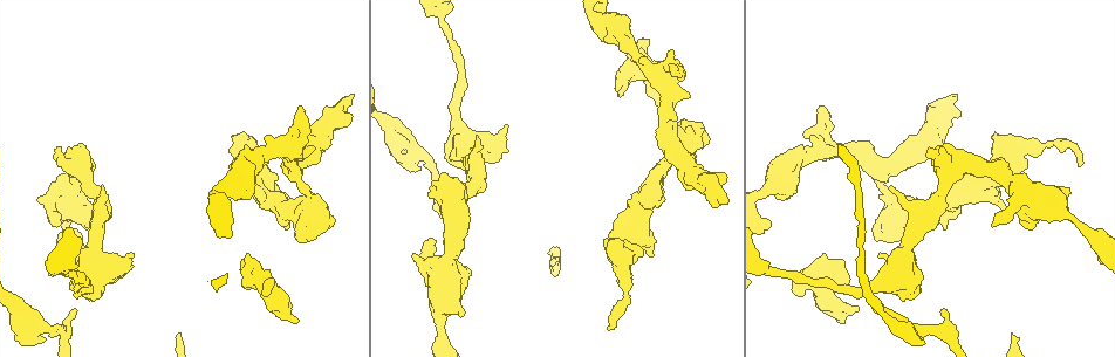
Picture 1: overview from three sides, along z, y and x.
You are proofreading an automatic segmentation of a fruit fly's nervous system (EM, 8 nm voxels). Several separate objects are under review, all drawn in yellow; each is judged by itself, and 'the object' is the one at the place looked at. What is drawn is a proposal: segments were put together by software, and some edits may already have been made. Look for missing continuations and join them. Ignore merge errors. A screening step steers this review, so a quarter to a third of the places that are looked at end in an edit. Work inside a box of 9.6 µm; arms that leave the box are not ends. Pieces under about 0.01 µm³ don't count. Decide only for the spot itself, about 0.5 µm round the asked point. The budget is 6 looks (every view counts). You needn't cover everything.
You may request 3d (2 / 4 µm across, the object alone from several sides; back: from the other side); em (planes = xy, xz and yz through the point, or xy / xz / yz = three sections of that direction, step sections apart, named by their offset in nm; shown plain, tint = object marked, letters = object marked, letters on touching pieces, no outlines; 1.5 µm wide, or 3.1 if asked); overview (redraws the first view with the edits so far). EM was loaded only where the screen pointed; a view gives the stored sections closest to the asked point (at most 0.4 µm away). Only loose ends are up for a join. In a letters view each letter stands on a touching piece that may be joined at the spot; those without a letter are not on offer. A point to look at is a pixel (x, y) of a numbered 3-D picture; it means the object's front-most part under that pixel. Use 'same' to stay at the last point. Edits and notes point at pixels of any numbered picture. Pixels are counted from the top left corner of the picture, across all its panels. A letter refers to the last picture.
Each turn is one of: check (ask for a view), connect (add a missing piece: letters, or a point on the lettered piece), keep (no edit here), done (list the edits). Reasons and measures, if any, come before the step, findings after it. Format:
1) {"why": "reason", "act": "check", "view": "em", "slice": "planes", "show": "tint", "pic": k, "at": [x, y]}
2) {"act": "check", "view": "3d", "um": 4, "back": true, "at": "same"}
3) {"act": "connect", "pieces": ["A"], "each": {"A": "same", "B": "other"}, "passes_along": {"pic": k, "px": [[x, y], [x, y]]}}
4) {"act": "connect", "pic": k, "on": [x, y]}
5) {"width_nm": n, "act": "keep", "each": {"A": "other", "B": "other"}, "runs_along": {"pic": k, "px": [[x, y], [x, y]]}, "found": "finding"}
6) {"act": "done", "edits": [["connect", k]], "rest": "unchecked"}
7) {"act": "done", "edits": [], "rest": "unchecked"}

{"why": "free end", "act": "check", "view": "em", "slice": "planes", "show": "letters", "pic": 1, "at": [298, 319]}

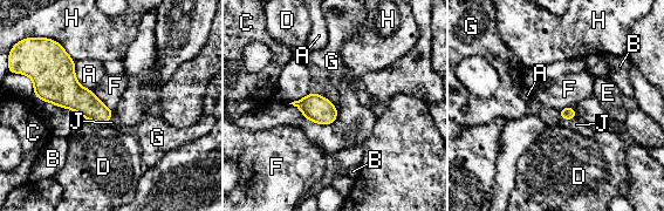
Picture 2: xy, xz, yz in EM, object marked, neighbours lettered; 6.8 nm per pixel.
{"act": "connect", "pieces": ["J"], "each": {"A": "other", "B": "other", "C": "other", "D": "other", "E": "other", "F": "other", "G": "other", "H": "other", "J": "same"}, "passes_along": {"pic": 2, "px": [[568, 113], [568, 118], [576, 124]]}, "found": "the cell continues"}

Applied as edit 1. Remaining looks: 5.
{"why": "an open end", "act": "check", "view": "em", "slice": "planes", "show": "letters", "pic": 1, "at": [620, 97]}

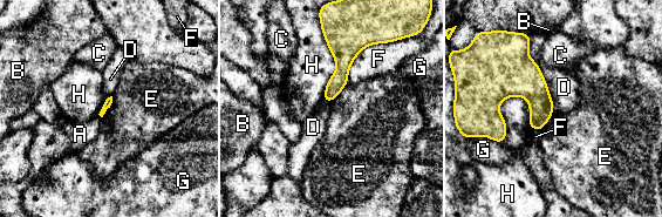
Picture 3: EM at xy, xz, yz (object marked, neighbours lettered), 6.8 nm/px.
{"longest_contact_nm": ["F", 380], "act": "keep", "each": {"A": "other", "B": "other", "C": "other", "D": "other", "E": "other", "F": "other", "G": "other", "H": "other"}, "border": {"pic": 3, "px": [[530, 35], [529, 56], [547, 87]]}, "found": "no lettered piece goes on from it"}

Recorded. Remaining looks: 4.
{"why": "an open end", "act": "check", "view": "3d", "um": 2, "pic": 1, "at": [181, 332]}

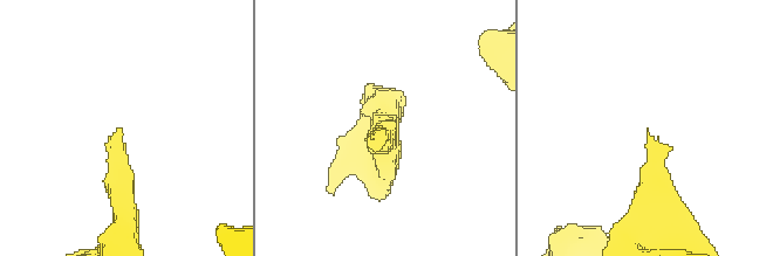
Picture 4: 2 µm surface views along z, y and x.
{"why": "now the EM", "act": "check", "view": "em", "slice": "planes", "show": "letters", "pic": 4, "at": [379, 126]}

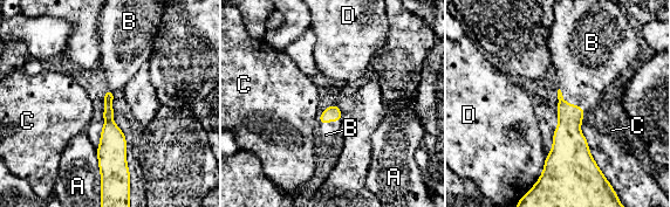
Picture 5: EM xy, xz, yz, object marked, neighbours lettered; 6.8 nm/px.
{"act": "connect", "pieces": ["B"], "each": {"A": "other", "B": "same", "C": "other", "D": "other"}, "passes_along": {"pic": 5, "px": [[568, 140], [569, 104], [583, 71]]}, "found": "it goes on there"}

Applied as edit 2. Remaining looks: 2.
{"act": "done", "edits": [["connect", 2], ["connect", 5]], "rest": "unchecked"}

